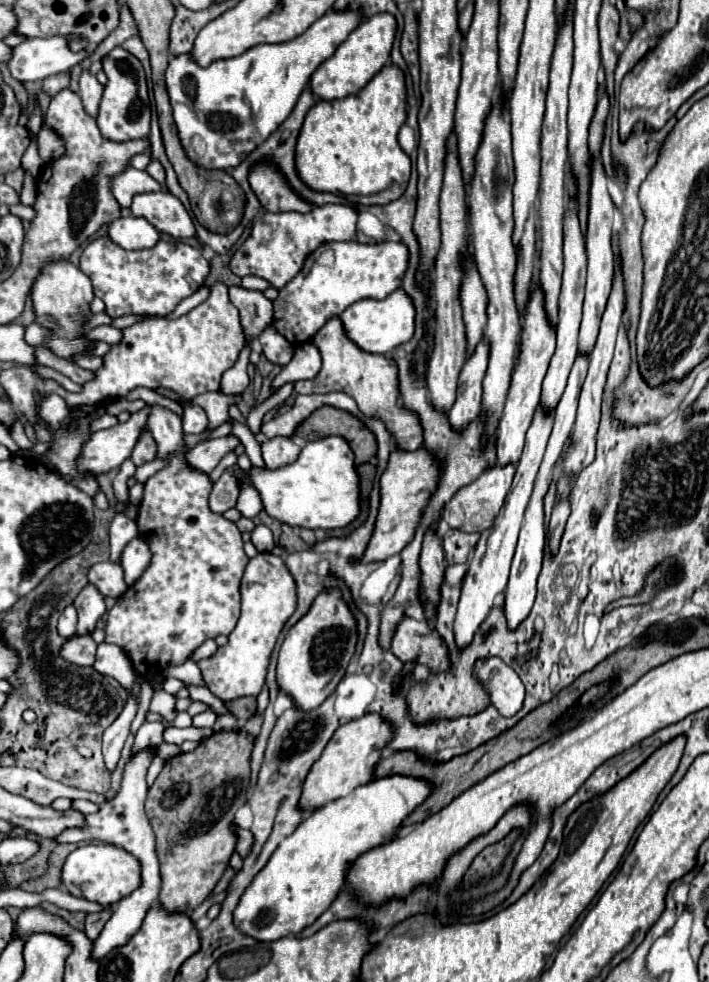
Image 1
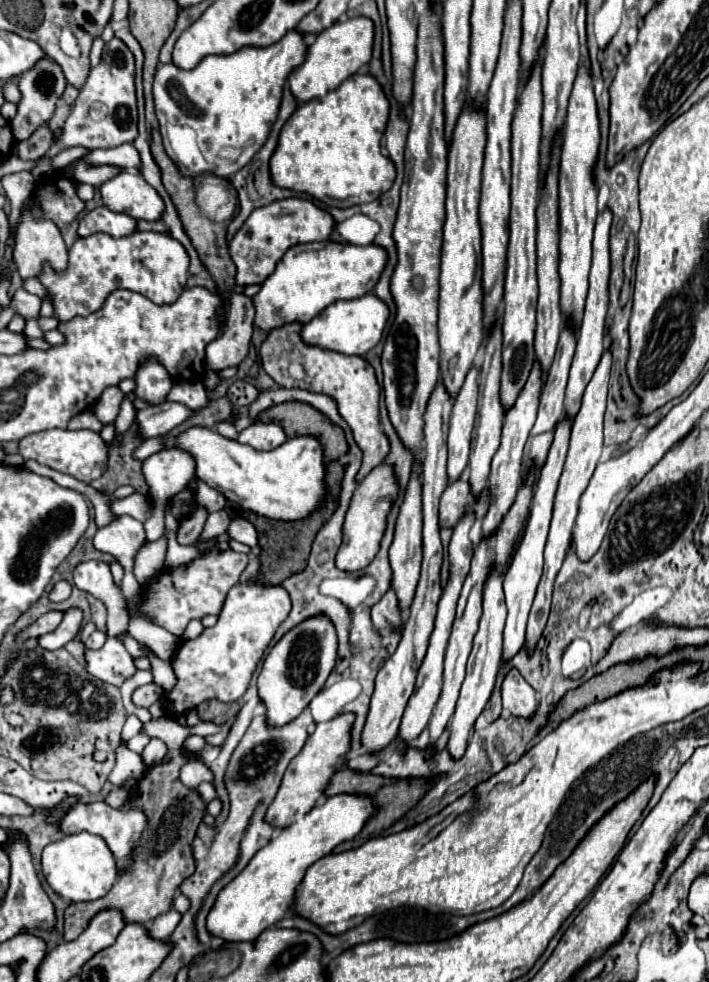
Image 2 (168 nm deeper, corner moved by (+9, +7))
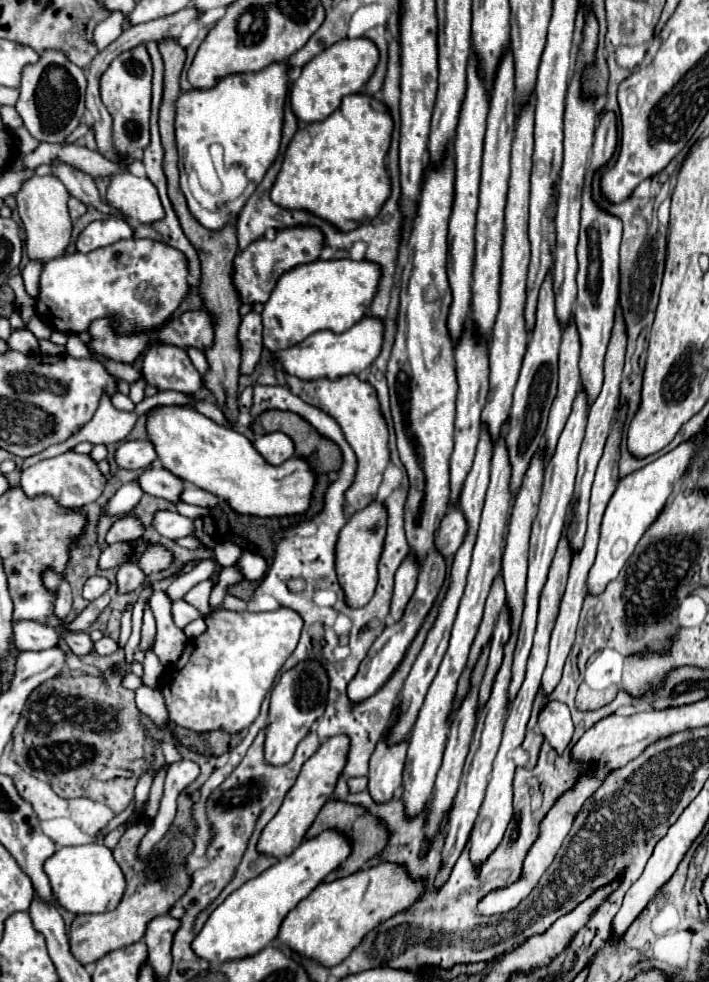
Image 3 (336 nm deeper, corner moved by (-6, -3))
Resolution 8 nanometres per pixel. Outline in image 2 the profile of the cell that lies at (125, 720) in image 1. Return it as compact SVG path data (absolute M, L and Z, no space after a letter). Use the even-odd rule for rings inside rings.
M107 637L105 645L101 649L87 649L85 655L85 669L91 677L97 677L105 683L121 685L123 679L131 677L135 673L133 657L125 651L123 643L115 637Z

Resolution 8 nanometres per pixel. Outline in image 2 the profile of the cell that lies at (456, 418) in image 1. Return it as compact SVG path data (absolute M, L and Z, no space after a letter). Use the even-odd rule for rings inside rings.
M471 367L461 387L461 395L457 395L457 403L453 403L453 411L451 411L449 461L447 461L447 473L451 483L461 479L469 463L471 433L473 433L473 423L477 415L477 375L479 371Z

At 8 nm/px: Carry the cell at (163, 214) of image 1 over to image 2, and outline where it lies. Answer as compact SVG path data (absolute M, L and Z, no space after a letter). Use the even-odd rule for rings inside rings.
M119 171L99 187L105 207L115 213L127 213L133 219L157 221L163 213L163 201L139 173Z

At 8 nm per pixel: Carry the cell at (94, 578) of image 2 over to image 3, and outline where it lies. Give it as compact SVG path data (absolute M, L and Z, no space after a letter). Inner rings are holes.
M96 575L96 577L90 577L88 581L86 581L86 585L84 585L84 599L88 599L88 601L94 601L96 597L100 597L102 593L106 593L110 589L110 581L106 579L106 577L102 577L102 575Z

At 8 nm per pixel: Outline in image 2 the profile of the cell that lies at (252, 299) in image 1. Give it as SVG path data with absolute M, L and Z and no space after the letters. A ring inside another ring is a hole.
M233 293L229 301L231 305L227 325L223 333L215 341L211 341L205 349L205 363L213 371L237 367L245 359L251 343L253 317L255 317L253 301L243 293Z

